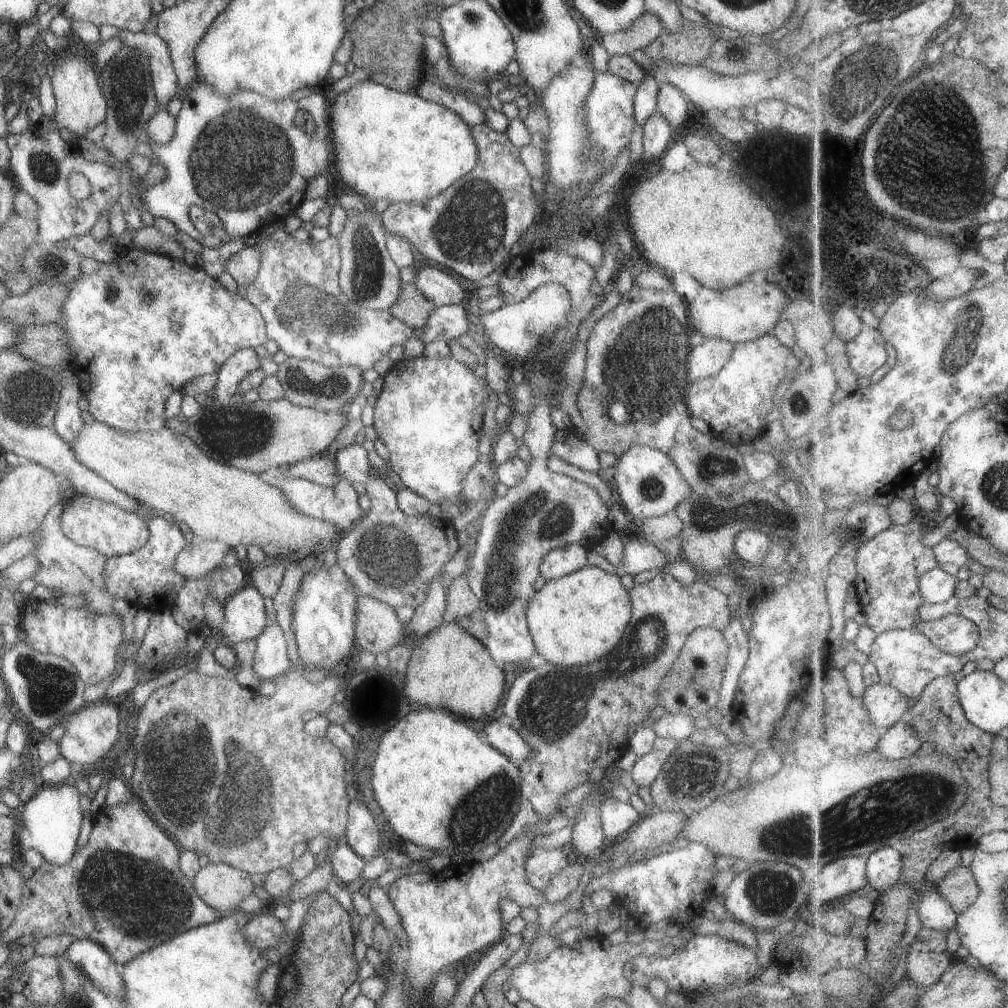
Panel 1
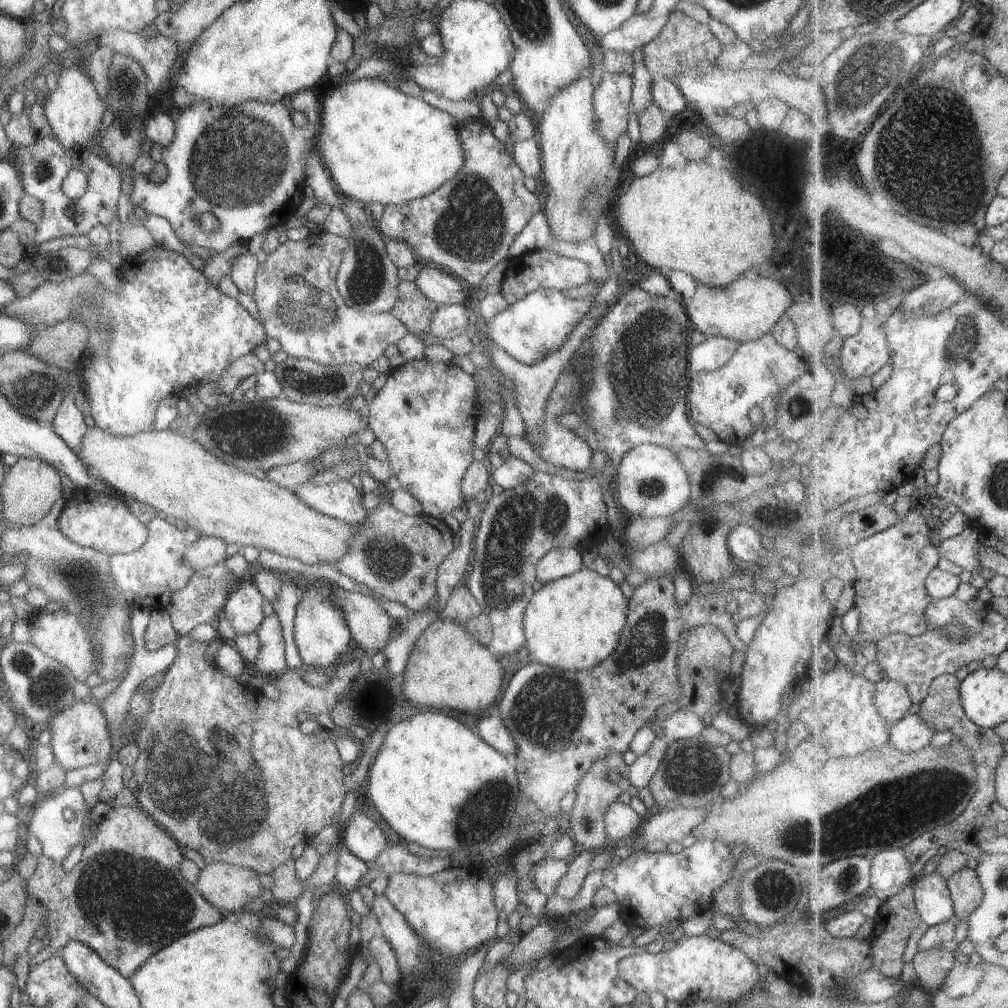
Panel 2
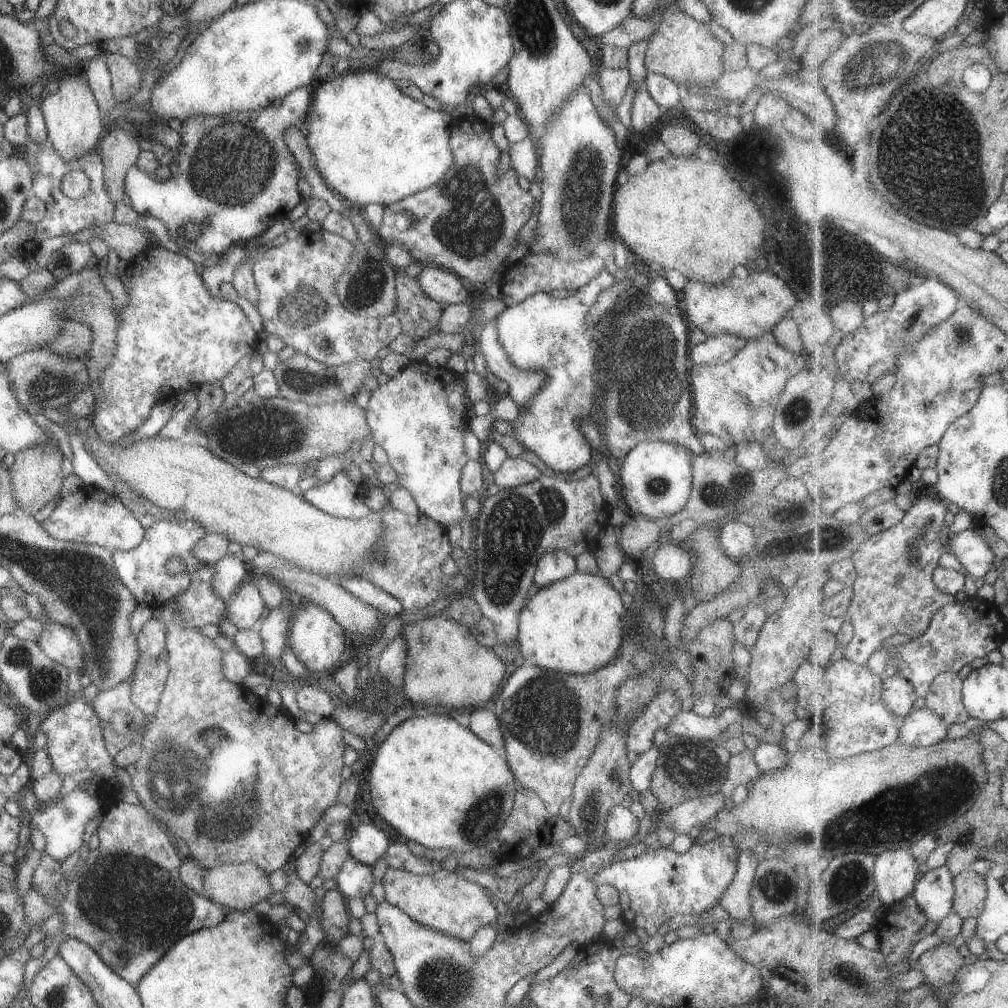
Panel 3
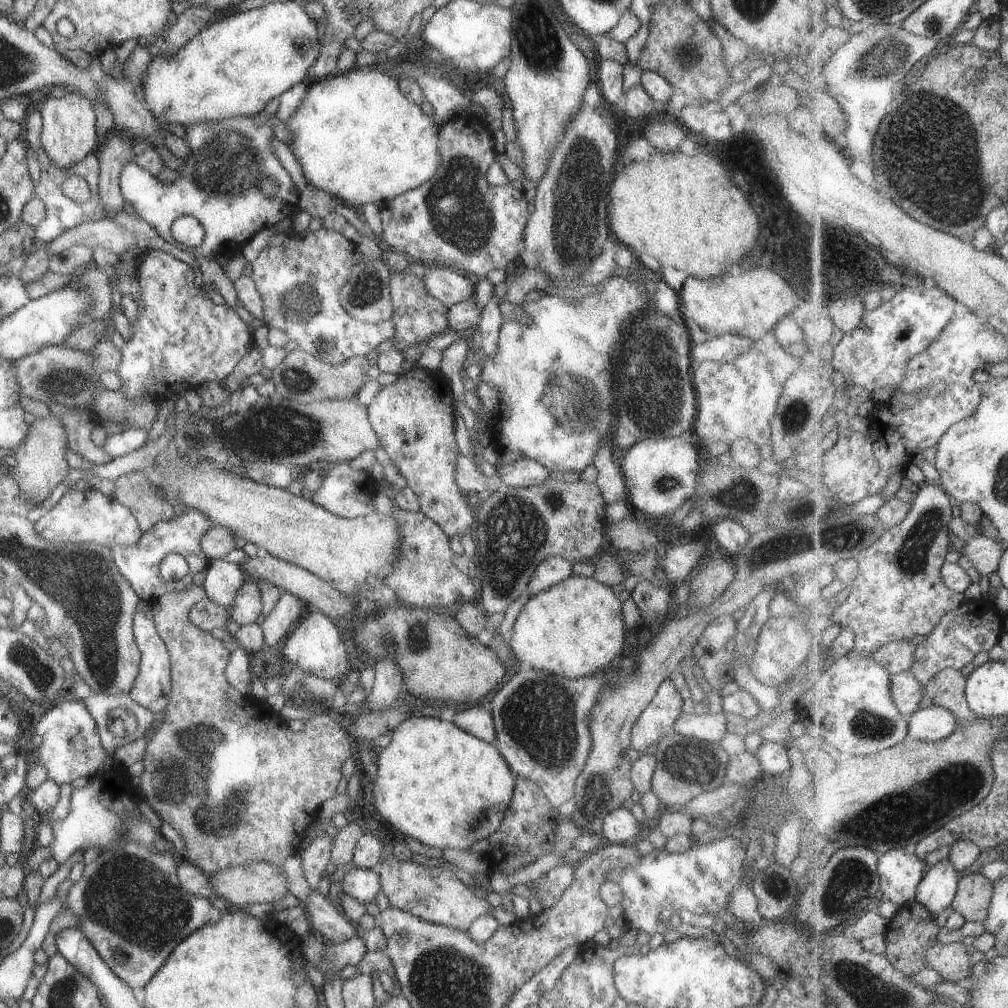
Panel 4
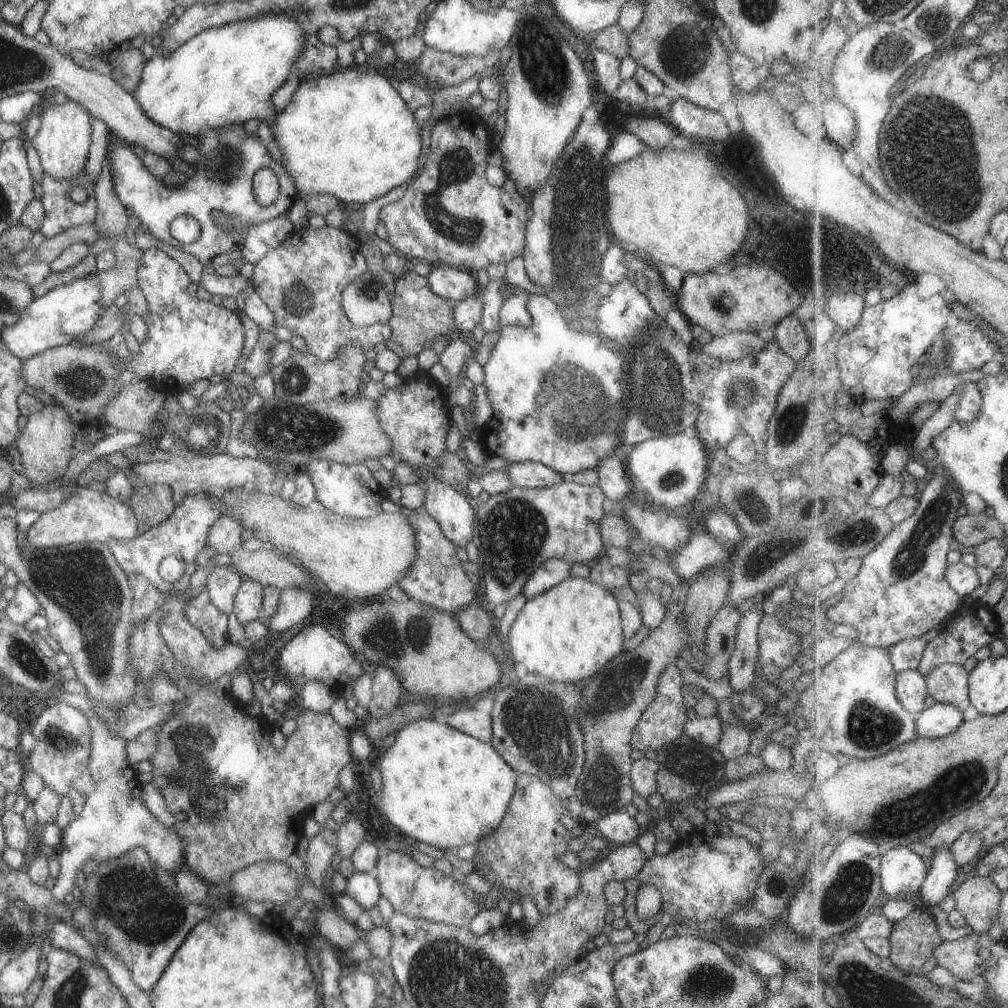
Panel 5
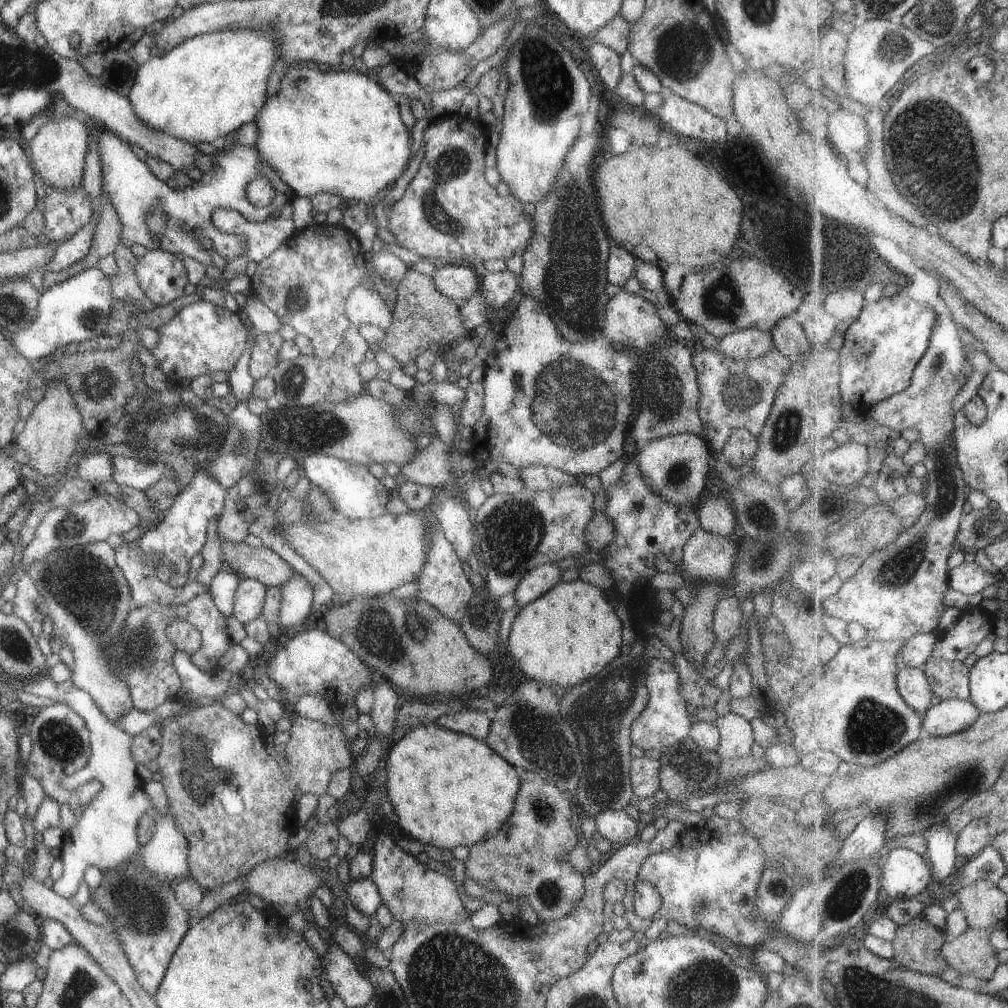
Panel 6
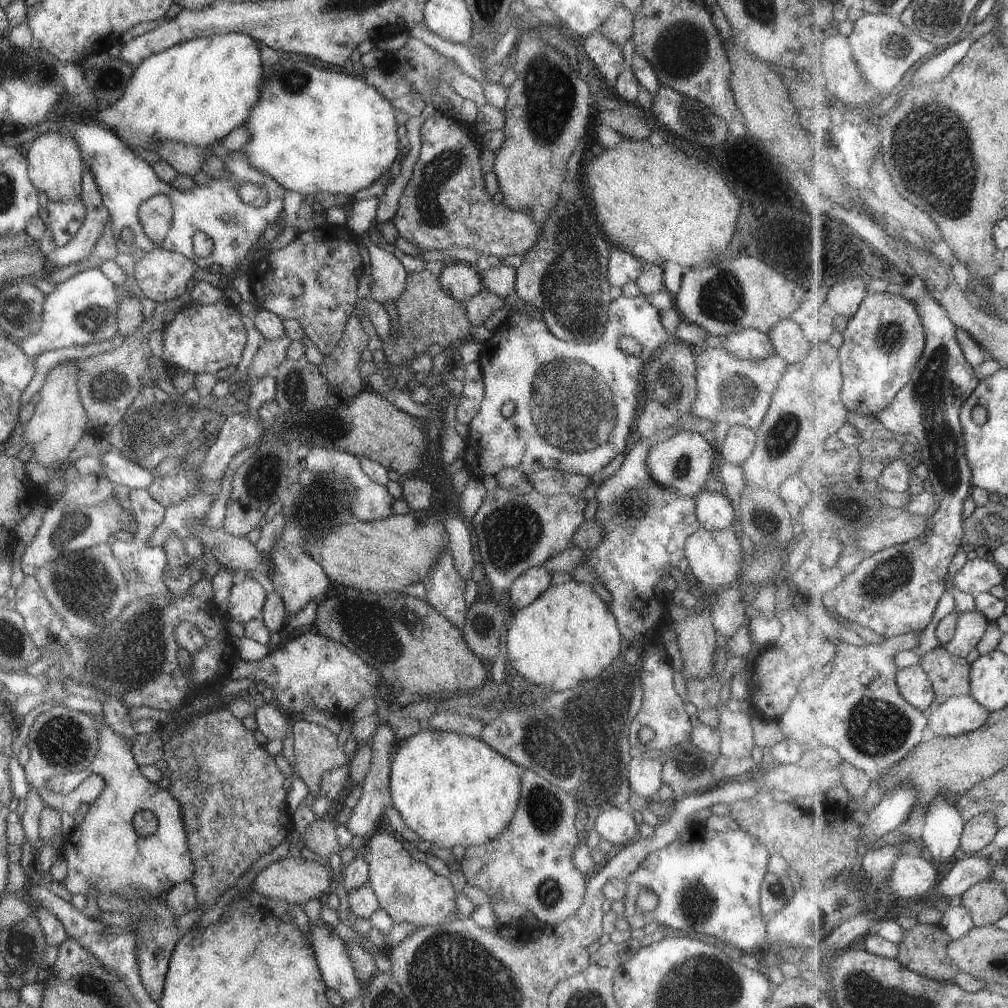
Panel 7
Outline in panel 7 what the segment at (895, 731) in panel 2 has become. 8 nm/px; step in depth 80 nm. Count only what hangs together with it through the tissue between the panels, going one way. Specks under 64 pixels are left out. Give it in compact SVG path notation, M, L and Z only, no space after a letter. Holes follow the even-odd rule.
M971 695L947 699L930 709L927 732L932 737L971 734L987 722L989 714Z

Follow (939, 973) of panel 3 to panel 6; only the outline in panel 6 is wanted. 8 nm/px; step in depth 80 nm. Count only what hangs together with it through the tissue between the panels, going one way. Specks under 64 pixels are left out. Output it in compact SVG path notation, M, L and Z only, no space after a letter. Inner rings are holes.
M970 928L947 941L941 954L950 968L961 976L974 976L987 981L995 976L1001 966L997 951L991 944L990 932Z

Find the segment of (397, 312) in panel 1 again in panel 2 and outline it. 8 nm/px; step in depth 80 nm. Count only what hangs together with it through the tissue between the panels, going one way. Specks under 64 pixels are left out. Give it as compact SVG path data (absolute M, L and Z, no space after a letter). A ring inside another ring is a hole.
M399 281L397 284L398 298L388 314L407 328L407 333L425 336L431 314L438 306L418 292L414 282Z

